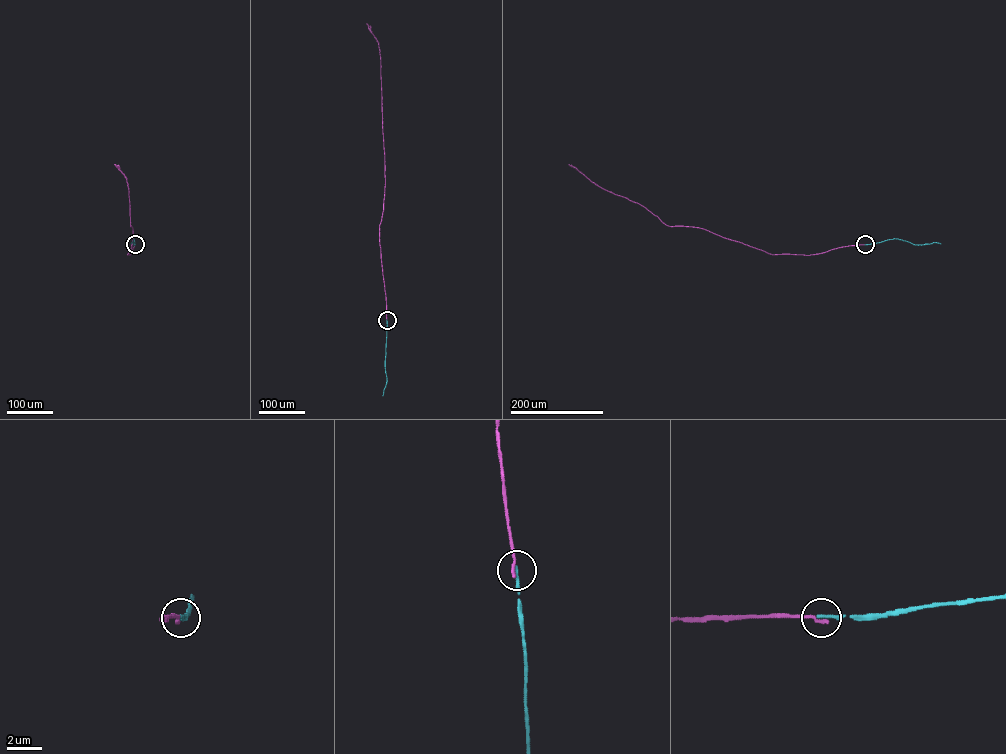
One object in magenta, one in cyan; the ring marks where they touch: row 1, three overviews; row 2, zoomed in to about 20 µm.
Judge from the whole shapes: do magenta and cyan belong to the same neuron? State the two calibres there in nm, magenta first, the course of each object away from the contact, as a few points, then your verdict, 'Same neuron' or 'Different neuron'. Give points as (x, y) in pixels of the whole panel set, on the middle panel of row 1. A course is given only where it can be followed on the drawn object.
Thickness 200 nm (magenta) against 160 nm. Course of magenta: (387, 320), (379, 242), (385, 179), (380, 57), (378, 43), (366, 24). Course of cyan: (387, 320), (387, 381), (383, 395). Same neuron

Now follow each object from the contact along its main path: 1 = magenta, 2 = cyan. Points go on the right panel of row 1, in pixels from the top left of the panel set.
1: (865, 245), (809, 255), (772, 254), (703, 228), (668, 226), (640, 204), (602, 188), (569, 164)
2: (865, 244), (895, 238), (915, 245), (940, 243)

